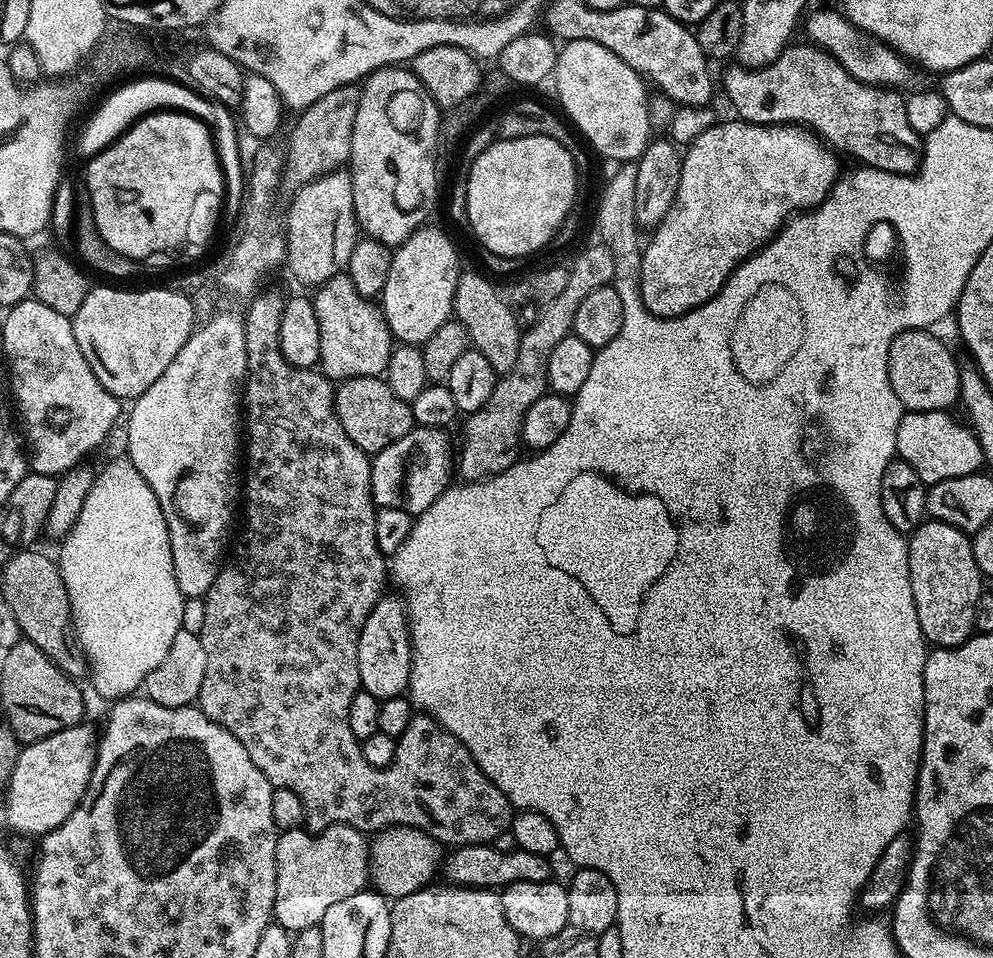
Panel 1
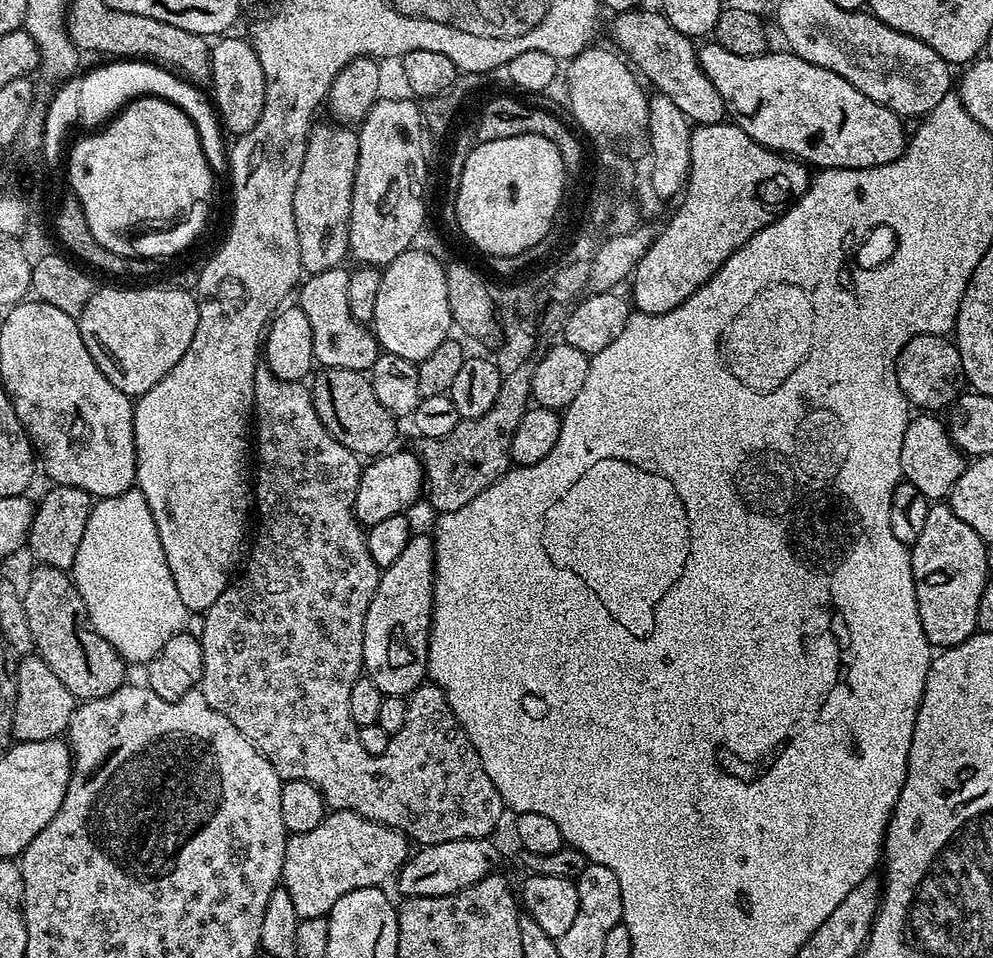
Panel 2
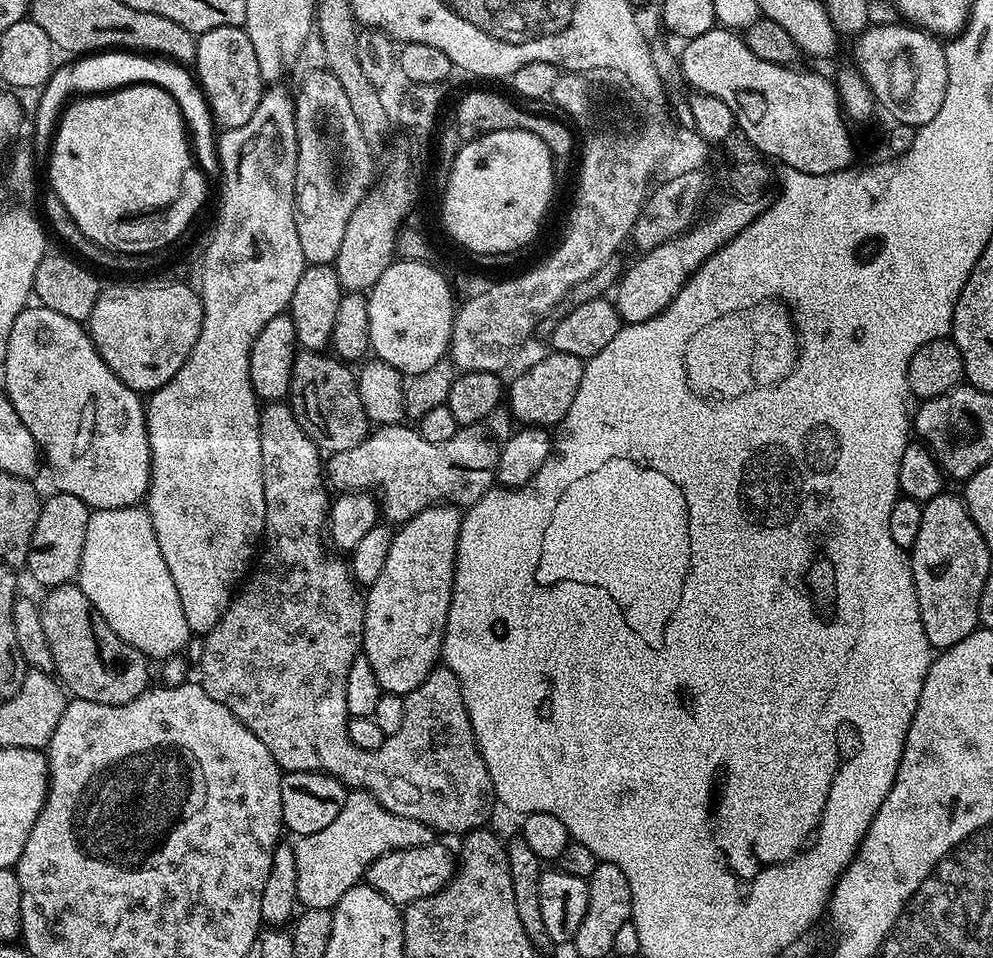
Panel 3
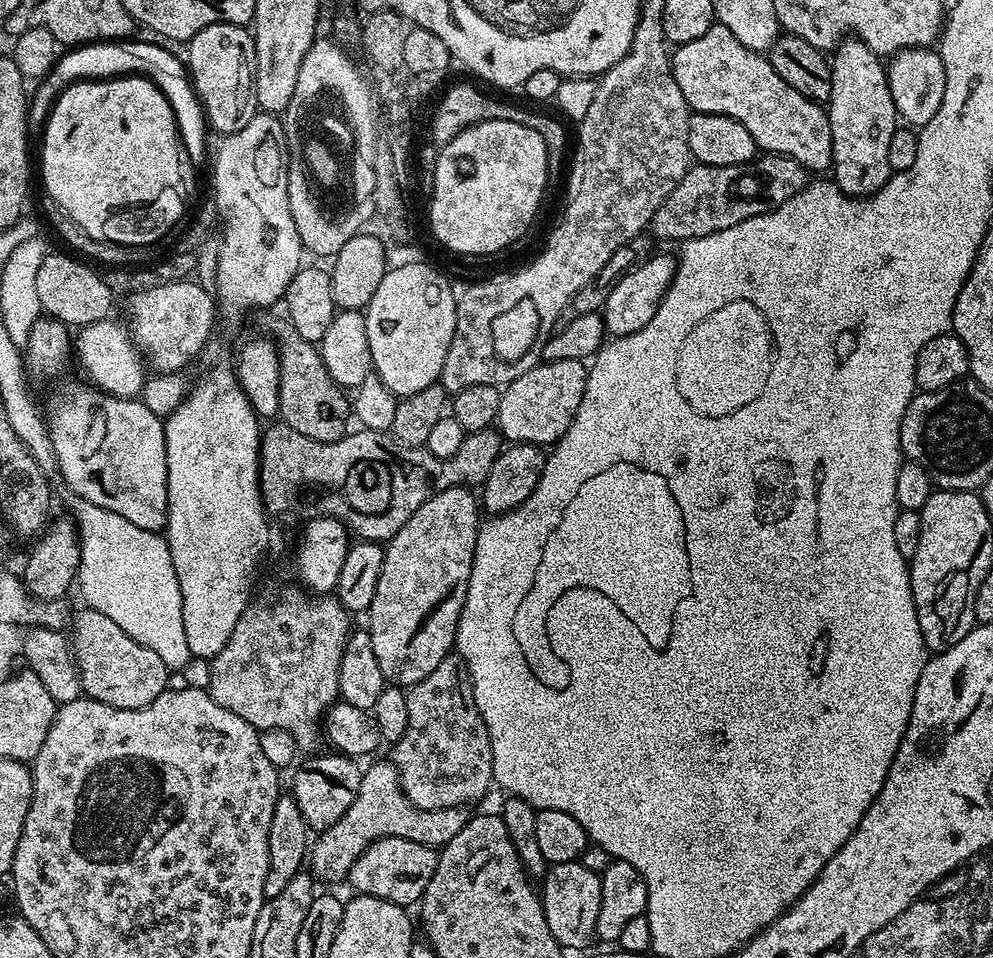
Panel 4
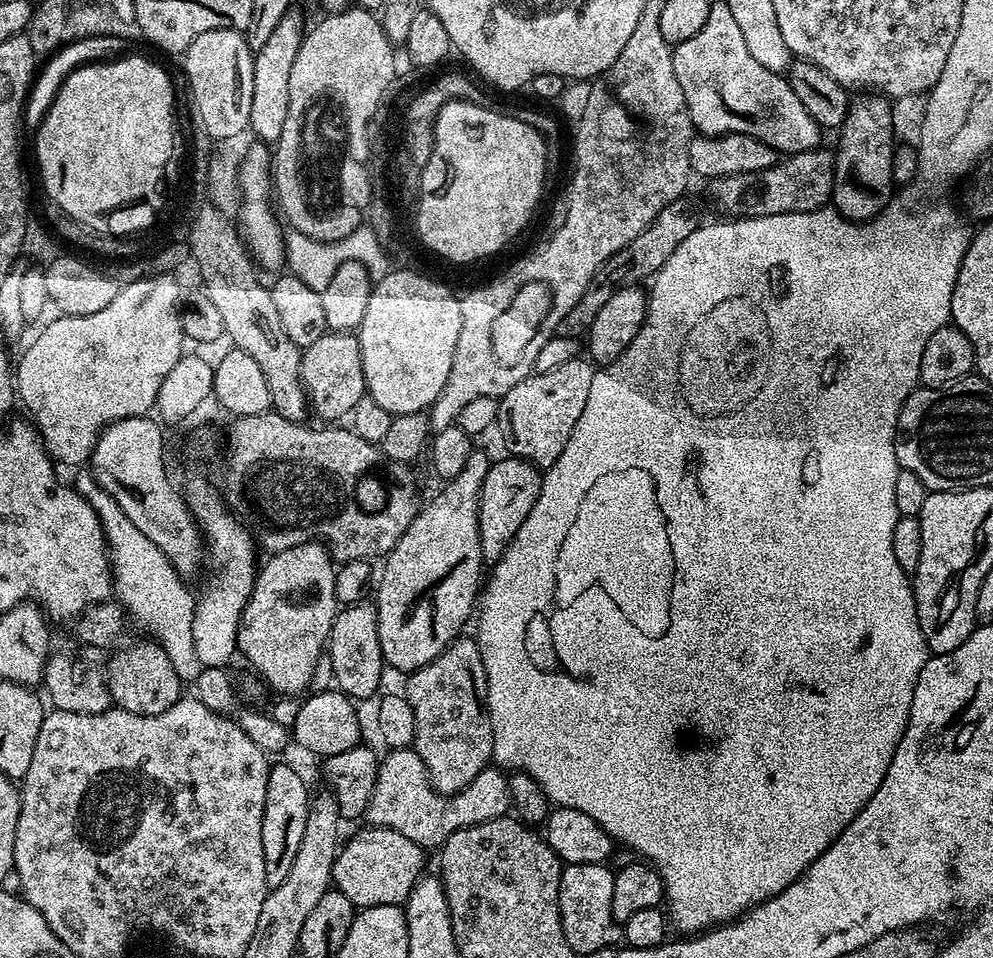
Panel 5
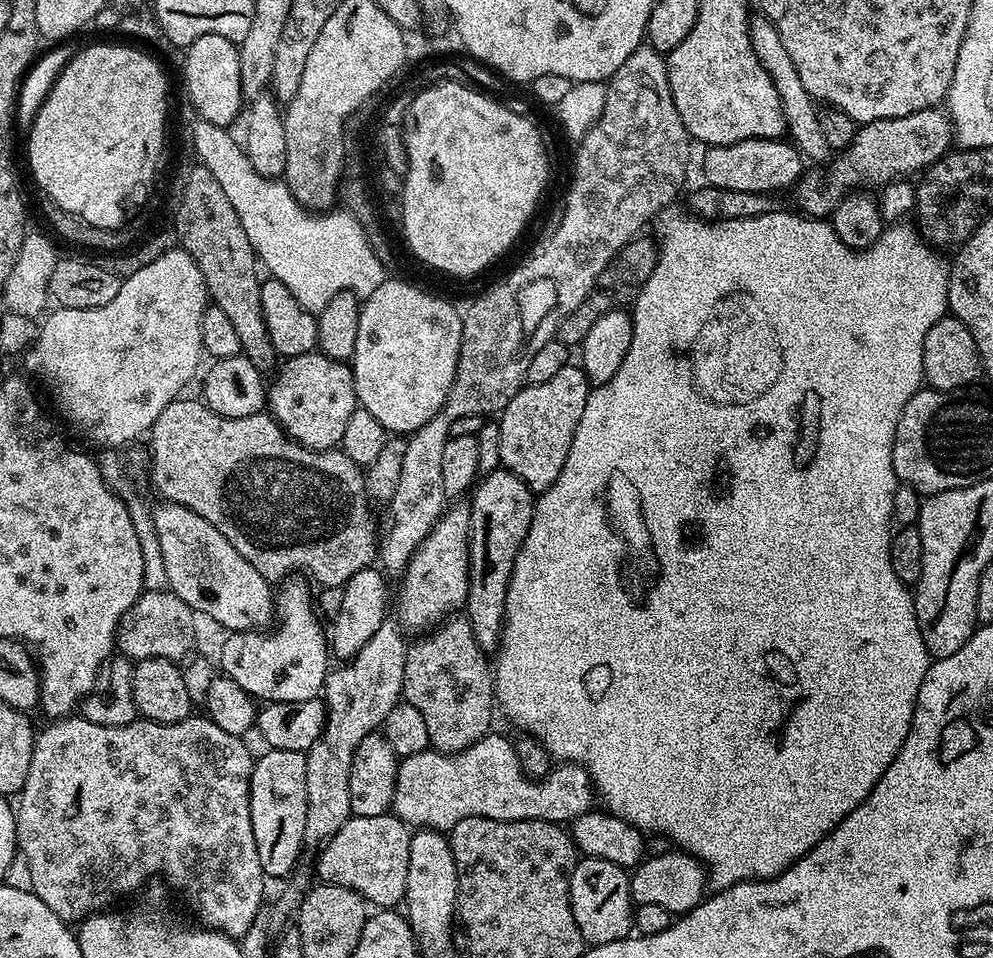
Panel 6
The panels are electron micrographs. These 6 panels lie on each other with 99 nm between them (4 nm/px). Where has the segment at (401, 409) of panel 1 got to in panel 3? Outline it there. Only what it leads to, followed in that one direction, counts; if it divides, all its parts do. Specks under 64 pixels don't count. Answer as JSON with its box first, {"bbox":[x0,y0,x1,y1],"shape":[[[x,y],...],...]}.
{"bbox":[286,350,370,454],"shape":[[[300,350],[294,358],[286,400],[302,430],[306,430],[324,454],[350,450],[365,440],[370,431],[368,415],[362,410],[362,398],[358,398],[356,372],[348,368],[351,367],[345,361],[320,350]]]}

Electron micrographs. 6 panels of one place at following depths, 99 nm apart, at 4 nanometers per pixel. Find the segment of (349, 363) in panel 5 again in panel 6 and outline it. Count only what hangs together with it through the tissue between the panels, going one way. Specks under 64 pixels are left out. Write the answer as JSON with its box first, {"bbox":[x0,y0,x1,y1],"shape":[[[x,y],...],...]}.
{"bbox":[266,350,358,452],"shape":[[[313,350],[287,357],[276,374],[273,380],[271,377],[266,392],[266,408],[284,427],[285,434],[315,452],[336,448],[342,434],[346,434],[350,414],[354,414],[358,406],[351,367],[343,360],[335,360],[322,351]]]}

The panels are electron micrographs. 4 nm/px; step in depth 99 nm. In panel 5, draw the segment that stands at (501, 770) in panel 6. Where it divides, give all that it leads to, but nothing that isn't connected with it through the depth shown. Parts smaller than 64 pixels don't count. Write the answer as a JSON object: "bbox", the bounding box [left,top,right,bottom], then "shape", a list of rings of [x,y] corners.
{"bbox":[366,747,509,850],"shape":[[[415,747],[393,748],[383,753],[376,769],[374,790],[370,794],[366,820],[373,828],[398,830],[425,850],[439,850],[458,830],[481,824],[509,811],[508,776],[499,767],[489,766],[460,792],[443,796],[430,782],[428,772]]]}

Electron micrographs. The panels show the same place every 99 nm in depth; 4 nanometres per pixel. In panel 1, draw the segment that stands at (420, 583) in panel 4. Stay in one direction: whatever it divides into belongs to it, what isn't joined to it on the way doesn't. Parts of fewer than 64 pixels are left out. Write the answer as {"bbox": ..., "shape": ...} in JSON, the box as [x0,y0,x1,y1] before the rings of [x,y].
{"bbox":[356,595,412,701],"shape":[[[399,595],[396,596],[381,596],[374,610],[370,610],[358,638],[356,672],[360,676],[360,687],[380,701],[405,695],[412,669],[412,634],[408,627],[408,609],[405,601]]]}

